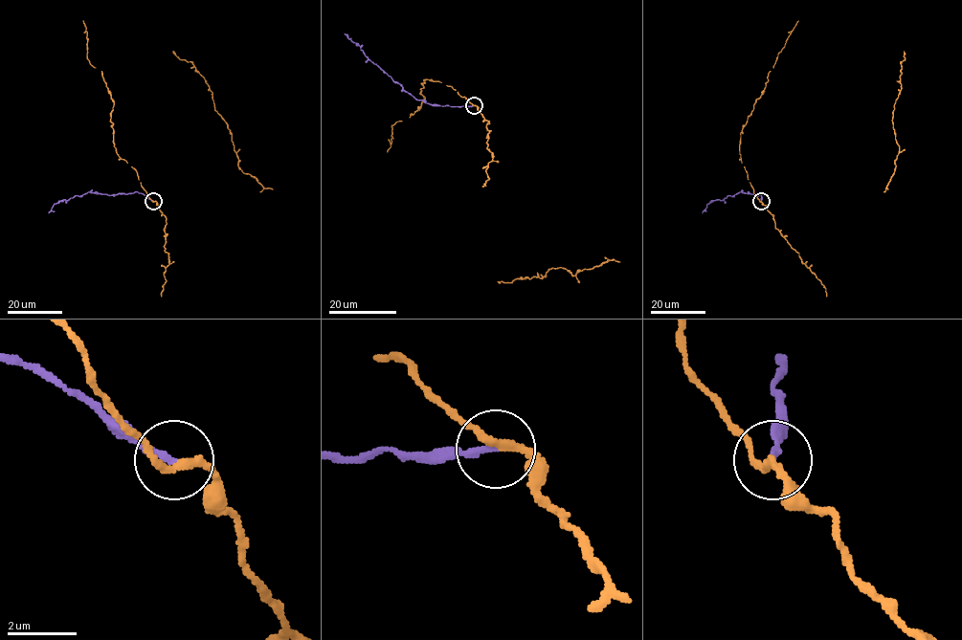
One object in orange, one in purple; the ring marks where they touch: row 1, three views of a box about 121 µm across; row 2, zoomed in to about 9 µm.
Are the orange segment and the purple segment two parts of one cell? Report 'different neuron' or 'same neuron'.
different neuron

